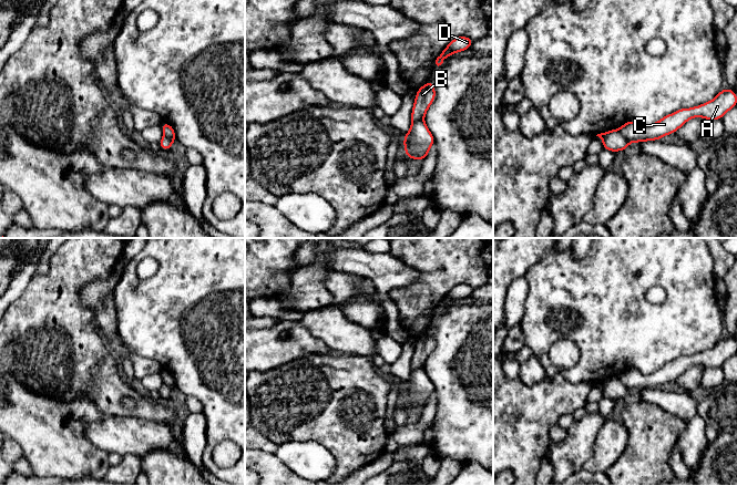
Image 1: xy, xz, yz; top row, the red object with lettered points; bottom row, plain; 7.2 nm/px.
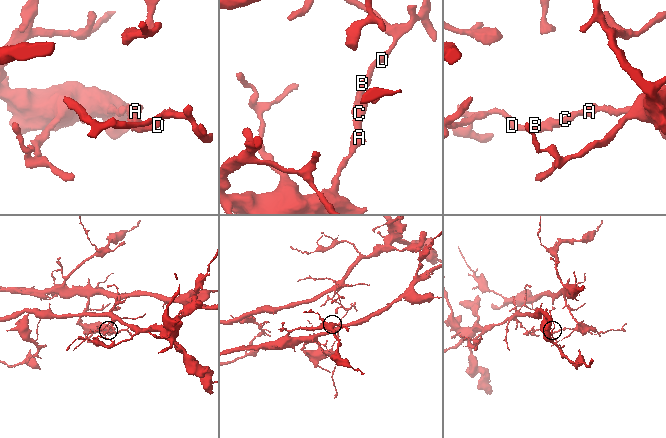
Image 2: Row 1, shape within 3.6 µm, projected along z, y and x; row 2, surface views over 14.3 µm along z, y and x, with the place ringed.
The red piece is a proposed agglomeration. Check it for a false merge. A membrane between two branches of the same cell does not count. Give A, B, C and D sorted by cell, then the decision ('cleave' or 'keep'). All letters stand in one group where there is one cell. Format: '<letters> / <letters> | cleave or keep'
A C / B D | cleave

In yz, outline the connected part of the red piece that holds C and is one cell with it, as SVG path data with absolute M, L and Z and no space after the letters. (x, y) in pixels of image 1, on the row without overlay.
M723 337L714 348L705 352L692 356L679 356L653 373L642 373L638 370L629 369L622 373L620 380L628 390L658 389L665 383L676 381L679 375L693 365L700 364L704 368L721 368L735 354L737 354L737 342L735 339Z

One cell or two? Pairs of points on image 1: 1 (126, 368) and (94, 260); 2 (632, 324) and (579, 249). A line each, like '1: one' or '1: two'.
1: two
2: two

